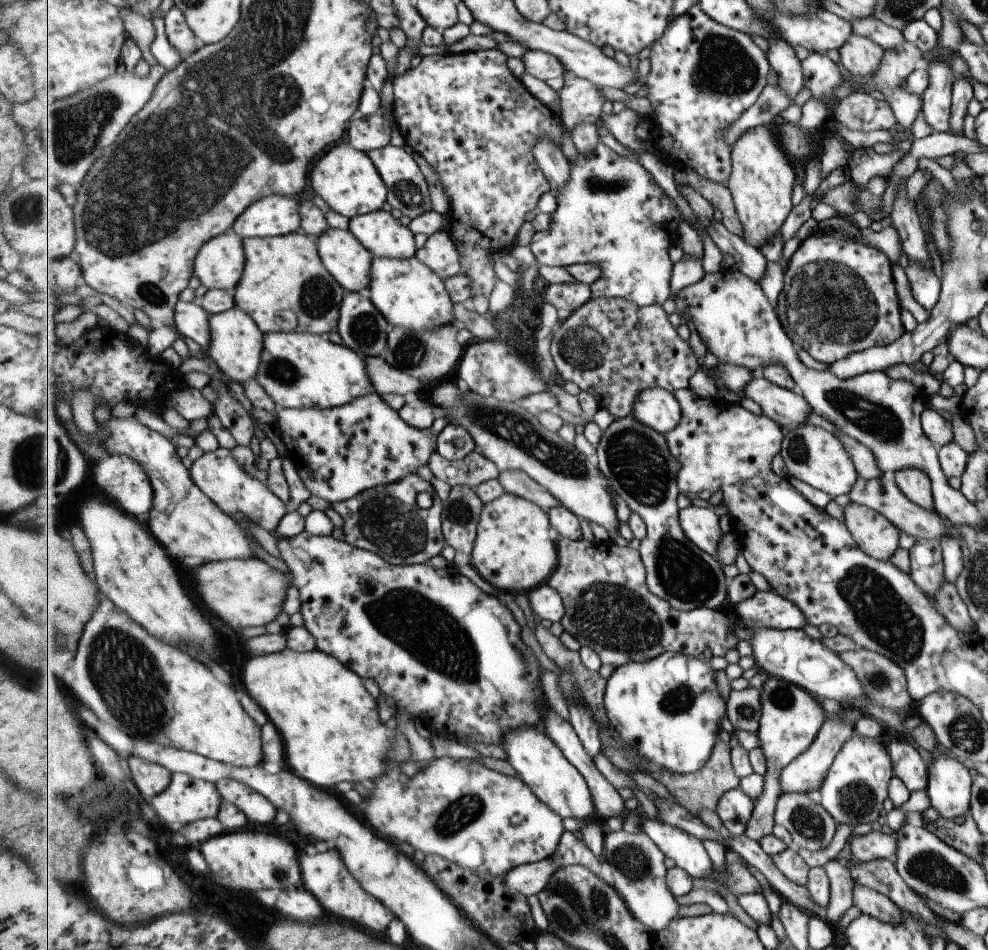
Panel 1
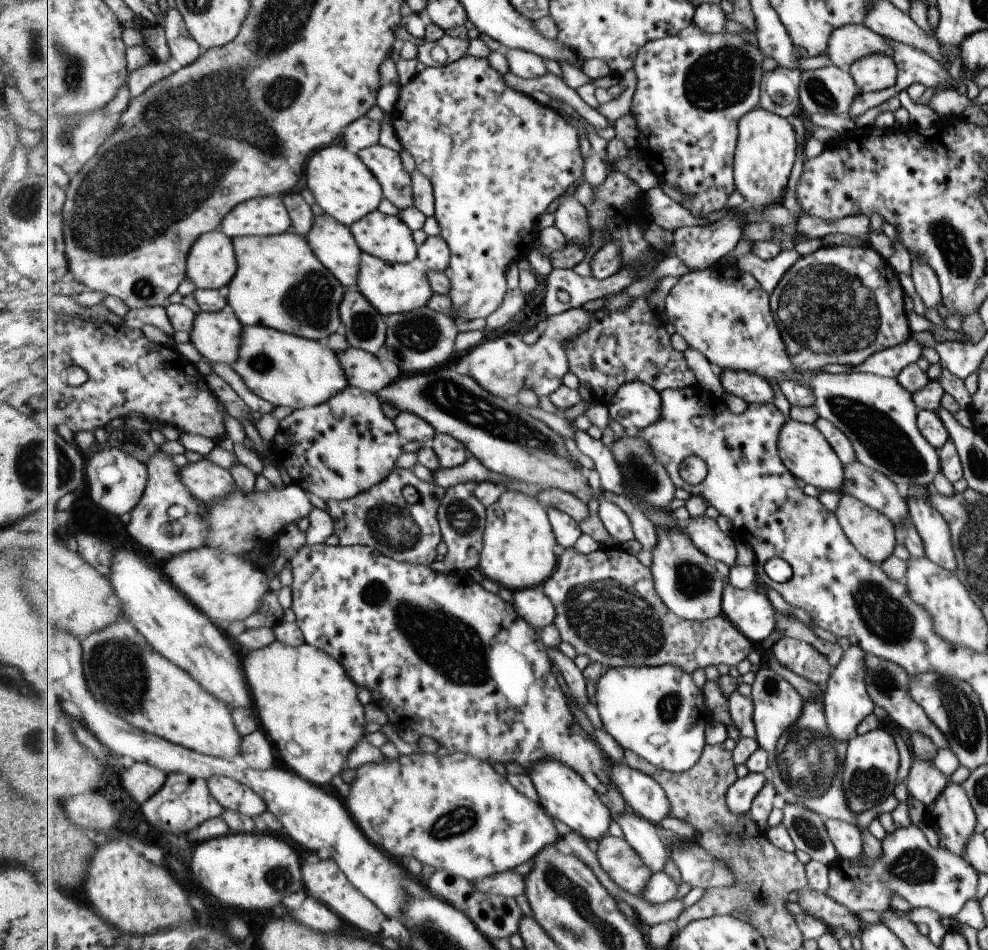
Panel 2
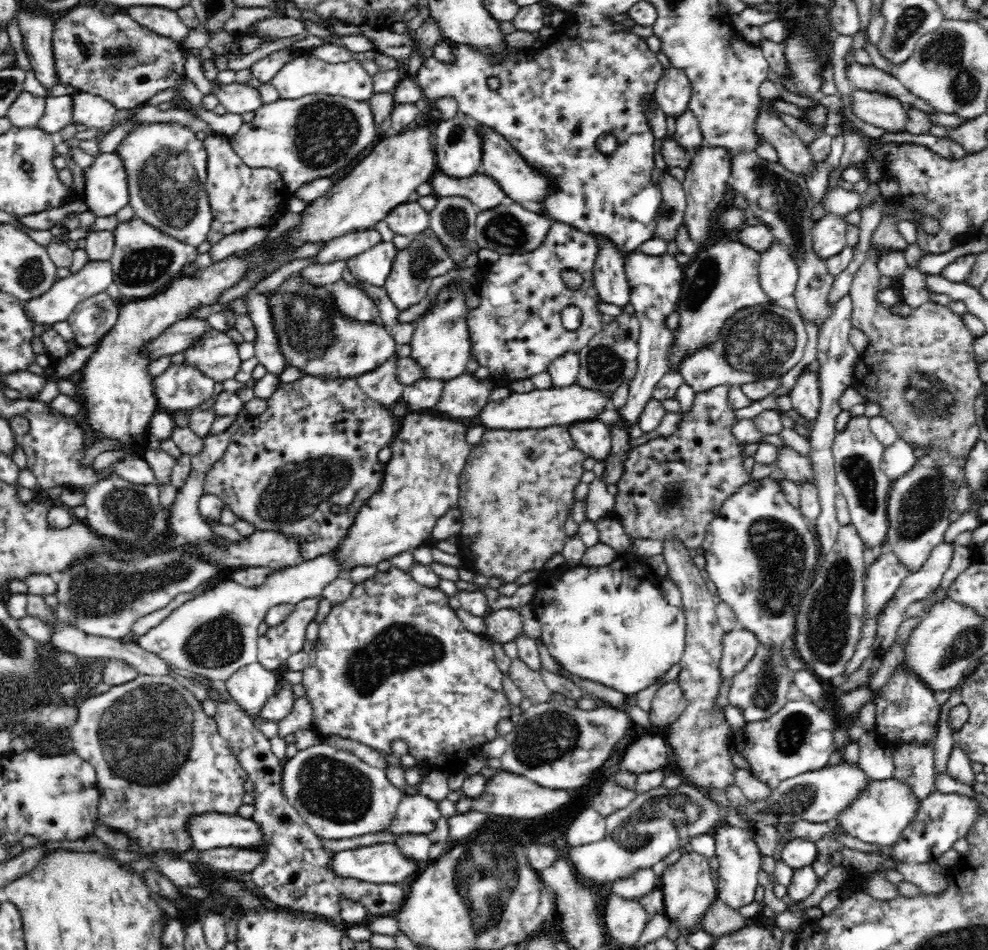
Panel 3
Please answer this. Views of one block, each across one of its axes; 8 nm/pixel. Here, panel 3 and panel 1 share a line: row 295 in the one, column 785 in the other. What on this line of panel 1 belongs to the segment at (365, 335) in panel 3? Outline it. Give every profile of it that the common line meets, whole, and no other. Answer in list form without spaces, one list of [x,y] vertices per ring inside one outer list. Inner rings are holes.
[[[821,232],[803,241],[791,258],[784,273],[785,288],[777,302],[778,315],[792,341],[811,358],[823,364],[833,364],[849,354],[885,346],[904,333],[899,321],[899,300],[891,278],[891,263],[883,252],[861,242],[853,242],[841,232]]]

